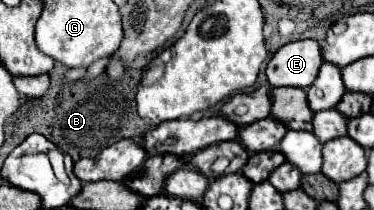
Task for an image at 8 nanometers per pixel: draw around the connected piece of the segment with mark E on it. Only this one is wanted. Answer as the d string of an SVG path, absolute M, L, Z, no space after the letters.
M297 40L285 44L275 52L267 64L267 80L271 86L297 86L307 88L315 82L321 60L321 46L317 40Z

